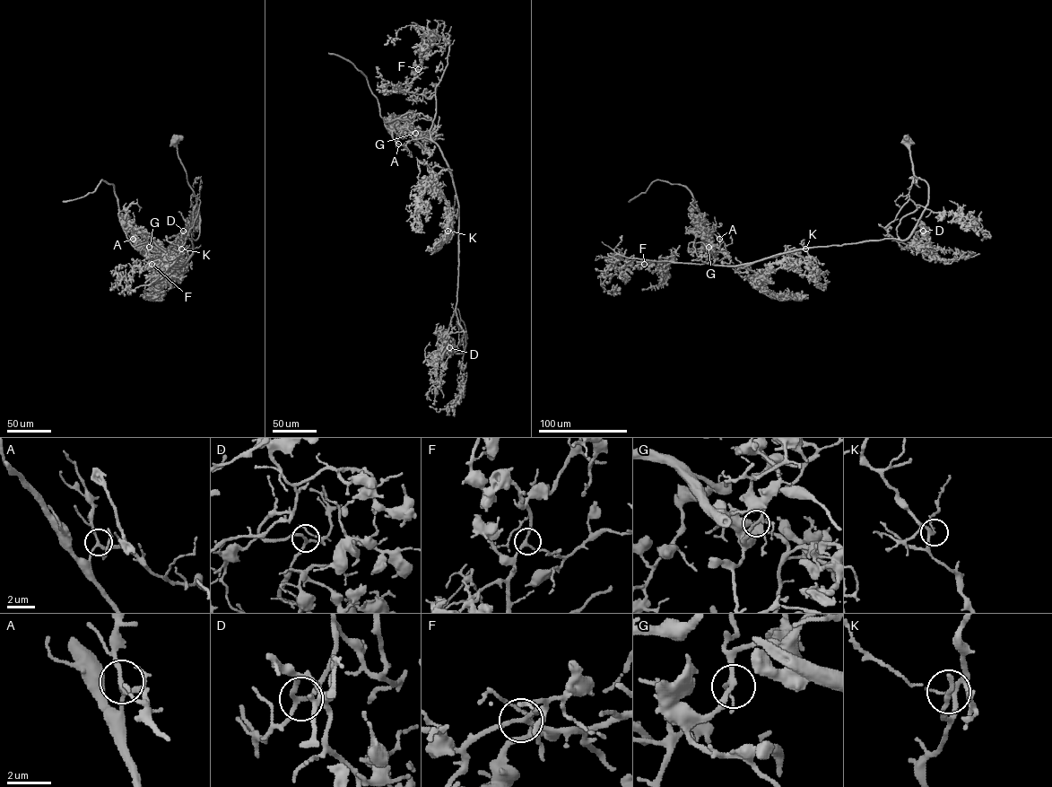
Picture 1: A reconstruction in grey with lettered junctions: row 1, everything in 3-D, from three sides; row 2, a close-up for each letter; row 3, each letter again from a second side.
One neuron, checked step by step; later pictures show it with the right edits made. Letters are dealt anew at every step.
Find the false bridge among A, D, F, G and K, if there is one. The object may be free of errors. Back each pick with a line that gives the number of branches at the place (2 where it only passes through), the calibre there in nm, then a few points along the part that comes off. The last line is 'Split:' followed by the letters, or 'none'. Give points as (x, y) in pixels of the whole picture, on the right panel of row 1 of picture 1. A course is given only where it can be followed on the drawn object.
G: Branches: 3. Thickness 180 nm. Course of the part to remove: (708, 247), (700, 242), (694, 246), (699, 209), (685, 187), (656, 180), (645, 192), (628, 202)
Split: G

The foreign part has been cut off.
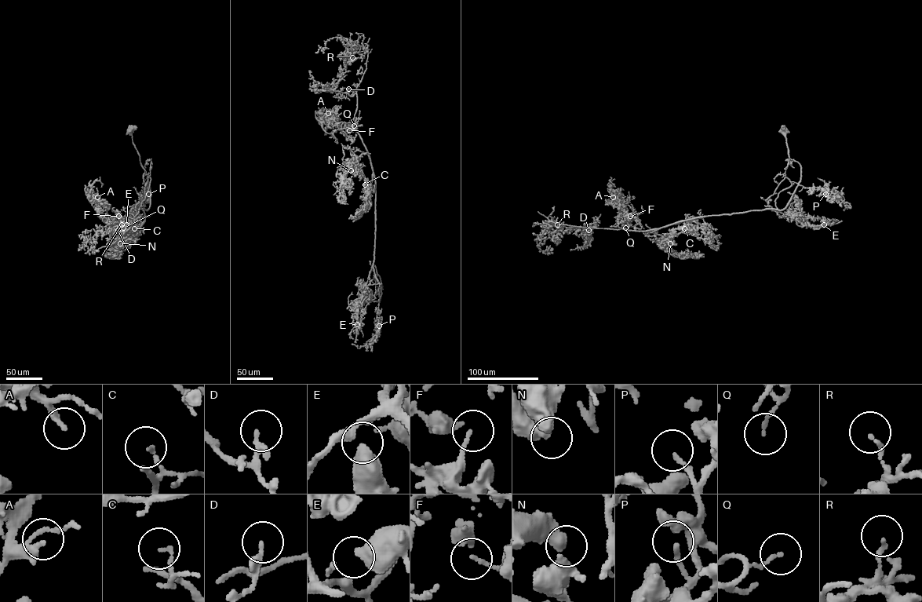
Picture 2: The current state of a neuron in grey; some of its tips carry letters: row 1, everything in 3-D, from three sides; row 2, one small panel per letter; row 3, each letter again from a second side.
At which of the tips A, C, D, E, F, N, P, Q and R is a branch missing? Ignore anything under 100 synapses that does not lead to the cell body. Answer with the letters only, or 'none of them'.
C, N

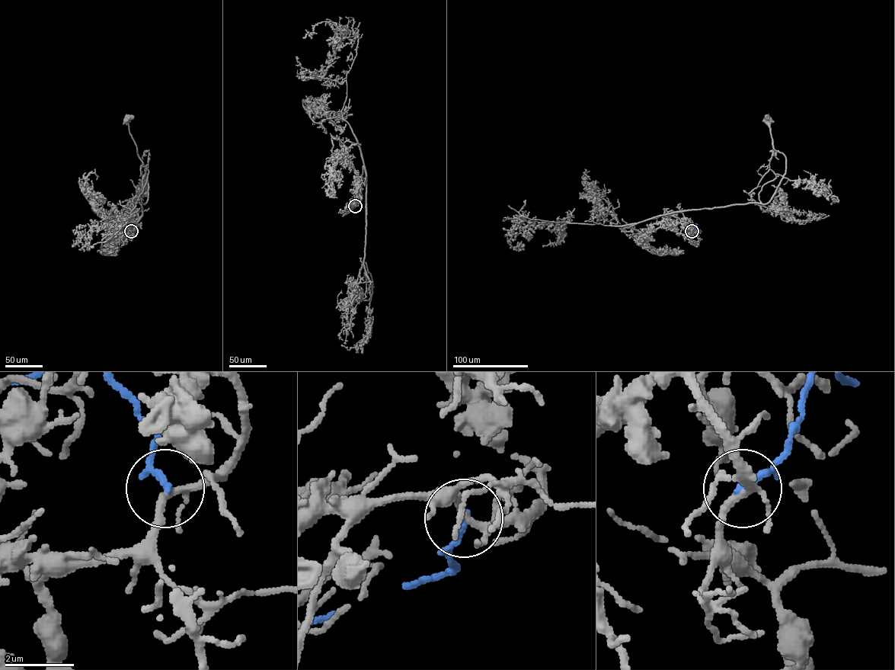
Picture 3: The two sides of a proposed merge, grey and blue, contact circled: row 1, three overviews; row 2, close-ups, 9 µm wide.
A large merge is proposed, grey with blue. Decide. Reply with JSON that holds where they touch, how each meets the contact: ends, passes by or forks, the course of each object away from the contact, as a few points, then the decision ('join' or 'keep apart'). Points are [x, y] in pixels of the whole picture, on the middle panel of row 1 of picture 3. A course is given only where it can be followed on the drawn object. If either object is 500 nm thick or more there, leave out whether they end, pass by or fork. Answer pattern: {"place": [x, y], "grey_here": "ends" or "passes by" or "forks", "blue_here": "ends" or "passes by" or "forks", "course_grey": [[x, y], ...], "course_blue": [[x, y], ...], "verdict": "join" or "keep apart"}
{"place": [355, 206], "grey_here": "forks", "blue_here": "ends", "course_grey": [[355, 206], [360, 197], [363, 166], [363, 266], [372, 285], [371, 298], [363, 299], [361, 288], [350, 281]], "course_blue": [[355, 206], [344, 215]], "verdict": "keep apart"}

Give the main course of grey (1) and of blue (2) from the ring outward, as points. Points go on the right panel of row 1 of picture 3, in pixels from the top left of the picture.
1: (692, 231), (669, 214), (652, 218), (765, 203), (771, 199), (785, 173), (785, 158), (774, 149), (767, 120)
2: (692, 231), (694, 228), (701, 231)

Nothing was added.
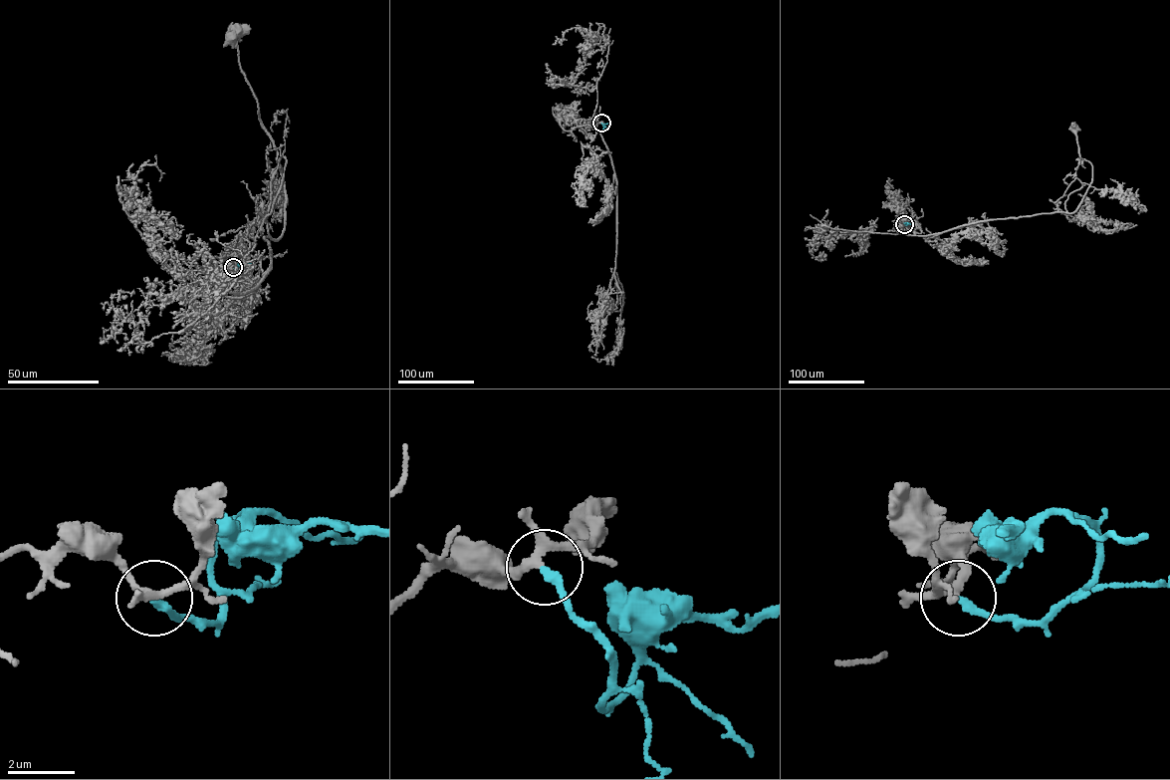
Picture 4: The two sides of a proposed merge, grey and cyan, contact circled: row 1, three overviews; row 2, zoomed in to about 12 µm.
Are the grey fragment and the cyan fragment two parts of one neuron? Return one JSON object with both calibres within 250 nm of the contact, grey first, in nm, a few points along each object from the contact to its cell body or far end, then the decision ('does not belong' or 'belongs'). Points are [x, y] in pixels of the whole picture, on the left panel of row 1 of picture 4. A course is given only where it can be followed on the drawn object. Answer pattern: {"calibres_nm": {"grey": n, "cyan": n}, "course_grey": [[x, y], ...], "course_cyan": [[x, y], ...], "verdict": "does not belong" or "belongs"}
{"calibres_nm": {"grey": 190, "cyan": 240}, "course_grey": [[233, 267], [216, 262], [207, 284], [244, 293], [270, 270], [265, 237], [281, 234], [286, 191], [231, 37]], "course_cyan": [[233, 267], [236, 268], [238, 262], [251, 263]], "verdict": "belongs"}

